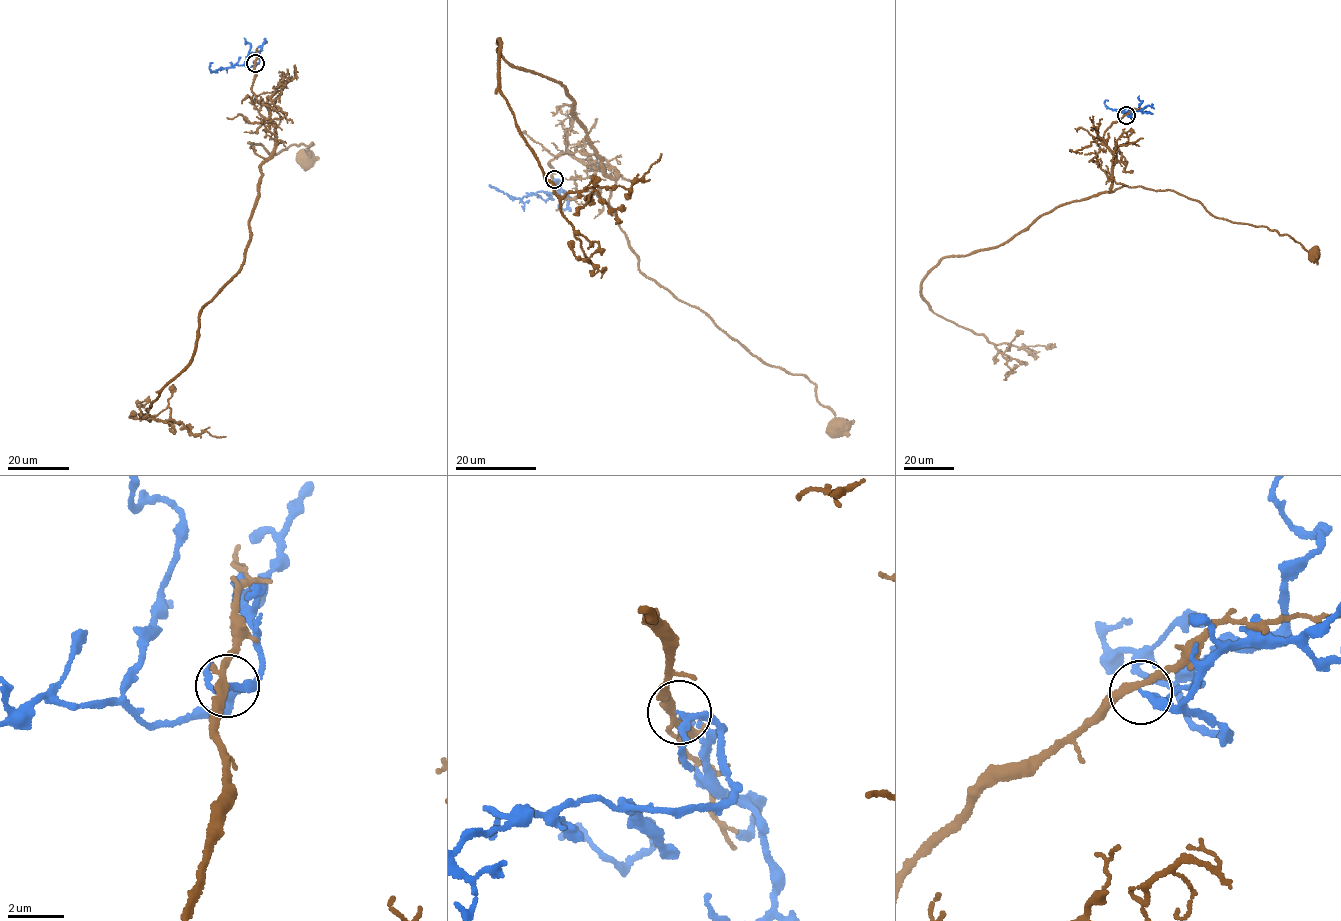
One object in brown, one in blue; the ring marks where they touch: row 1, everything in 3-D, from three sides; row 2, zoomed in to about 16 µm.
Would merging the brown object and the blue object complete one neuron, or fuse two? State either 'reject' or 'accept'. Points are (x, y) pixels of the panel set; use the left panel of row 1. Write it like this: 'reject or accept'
reject

